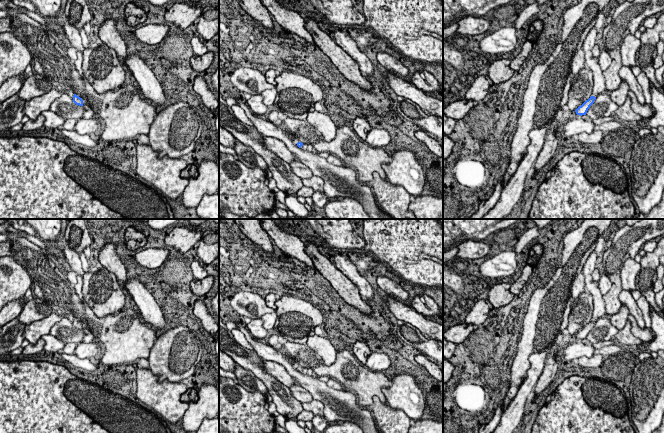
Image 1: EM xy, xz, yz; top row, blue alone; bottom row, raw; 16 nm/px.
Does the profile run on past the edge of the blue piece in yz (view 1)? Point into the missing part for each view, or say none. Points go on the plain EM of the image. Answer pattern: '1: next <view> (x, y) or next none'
1: next yz (592, 287)

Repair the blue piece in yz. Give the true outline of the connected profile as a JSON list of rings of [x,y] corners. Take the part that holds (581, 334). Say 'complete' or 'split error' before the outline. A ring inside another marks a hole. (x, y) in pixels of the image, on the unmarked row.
split error; [[[593,251],[586,260],[582,272],[586,279],[586,290],[593,297],[594,309],[591,321],[575,334],[576,338],[580,340],[586,339],[588,333],[594,327],[596,321],[605,314],[605,303],[603,300],[603,295],[601,294],[598,287],[598,281],[594,281],[592,278],[592,273],[596,268],[596,264],[597,254],[595,251]]]

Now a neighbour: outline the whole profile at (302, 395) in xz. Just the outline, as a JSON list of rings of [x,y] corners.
[[[292,385],[290,387],[290,391],[294,398],[296,398],[300,403],[308,403],[313,400],[311,394],[299,385]]]

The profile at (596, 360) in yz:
[[[598,352],[595,353],[592,357],[580,357],[577,359],[577,363],[581,367],[587,368],[597,368],[603,363],[604,357]]]

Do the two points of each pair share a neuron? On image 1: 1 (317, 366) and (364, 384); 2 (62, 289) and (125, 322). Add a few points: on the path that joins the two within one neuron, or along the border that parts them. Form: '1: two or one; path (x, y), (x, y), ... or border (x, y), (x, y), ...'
1: one; path (329, 370), (347, 370), (352, 374)
2: one; path (75, 305), (93, 323), (109, 323)

